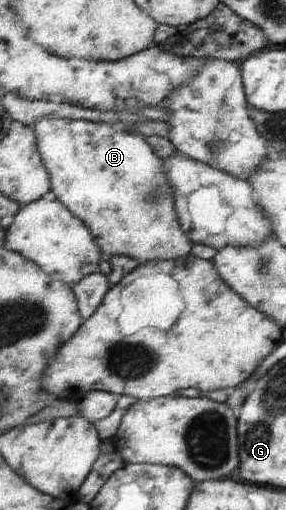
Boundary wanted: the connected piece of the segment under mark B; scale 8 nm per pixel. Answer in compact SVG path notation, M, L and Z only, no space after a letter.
M41 117L38 121L33 123L33 132L38 153L41 155L43 166L49 175L51 196L57 199L61 204L64 204L64 207L68 208L68 211L72 212L73 216L76 216L88 226L96 245L105 256L123 255L136 259L139 264L143 264L154 260L168 261L178 258L183 259L191 253L192 244L180 229L173 206L174 197L170 183L167 182L167 177L164 175L161 160L154 155L154 152L152 152L150 146L146 143L146 140L142 138L142 135L126 132L126 130L122 130L119 126L115 127L107 123L47 117Z

